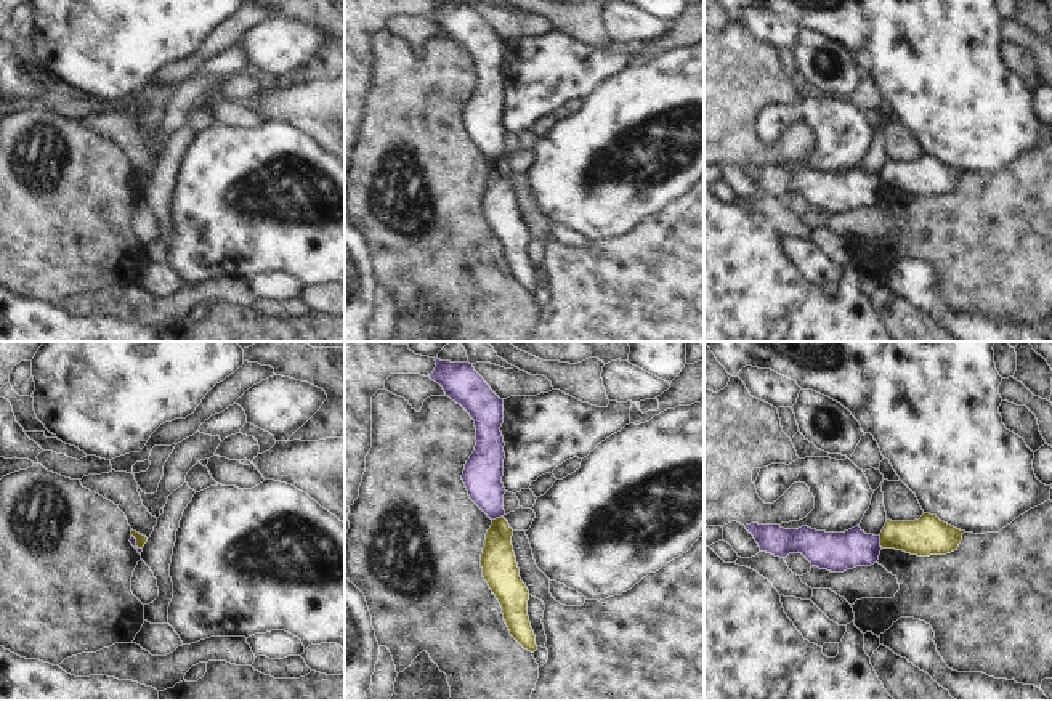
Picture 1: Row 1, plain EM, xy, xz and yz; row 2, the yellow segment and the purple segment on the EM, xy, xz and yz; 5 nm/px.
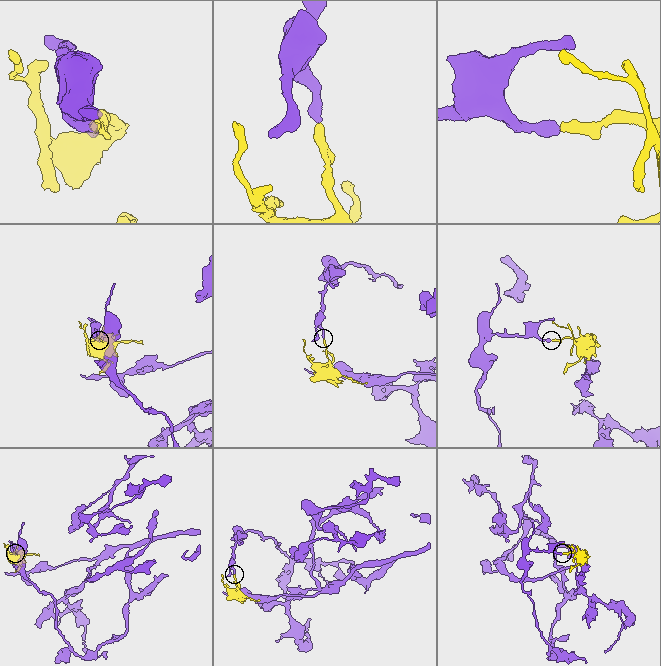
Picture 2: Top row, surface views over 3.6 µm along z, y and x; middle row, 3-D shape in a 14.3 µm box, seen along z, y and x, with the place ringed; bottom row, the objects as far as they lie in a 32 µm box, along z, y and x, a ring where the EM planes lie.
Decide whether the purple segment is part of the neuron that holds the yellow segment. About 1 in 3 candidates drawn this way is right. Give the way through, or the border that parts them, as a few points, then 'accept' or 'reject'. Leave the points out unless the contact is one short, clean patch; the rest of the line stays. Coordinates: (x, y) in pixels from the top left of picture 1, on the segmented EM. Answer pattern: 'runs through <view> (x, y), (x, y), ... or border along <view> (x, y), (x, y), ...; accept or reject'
border along yz (879, 536), (882, 547); reject

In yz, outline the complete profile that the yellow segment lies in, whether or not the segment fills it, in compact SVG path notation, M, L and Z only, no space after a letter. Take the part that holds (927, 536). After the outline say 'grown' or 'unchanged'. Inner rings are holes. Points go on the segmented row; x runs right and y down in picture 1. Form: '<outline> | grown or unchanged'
M924 513L914 521L887 520L880 533L880 547L917 557L946 555L957 550L964 533L937 515Z | unchanged

